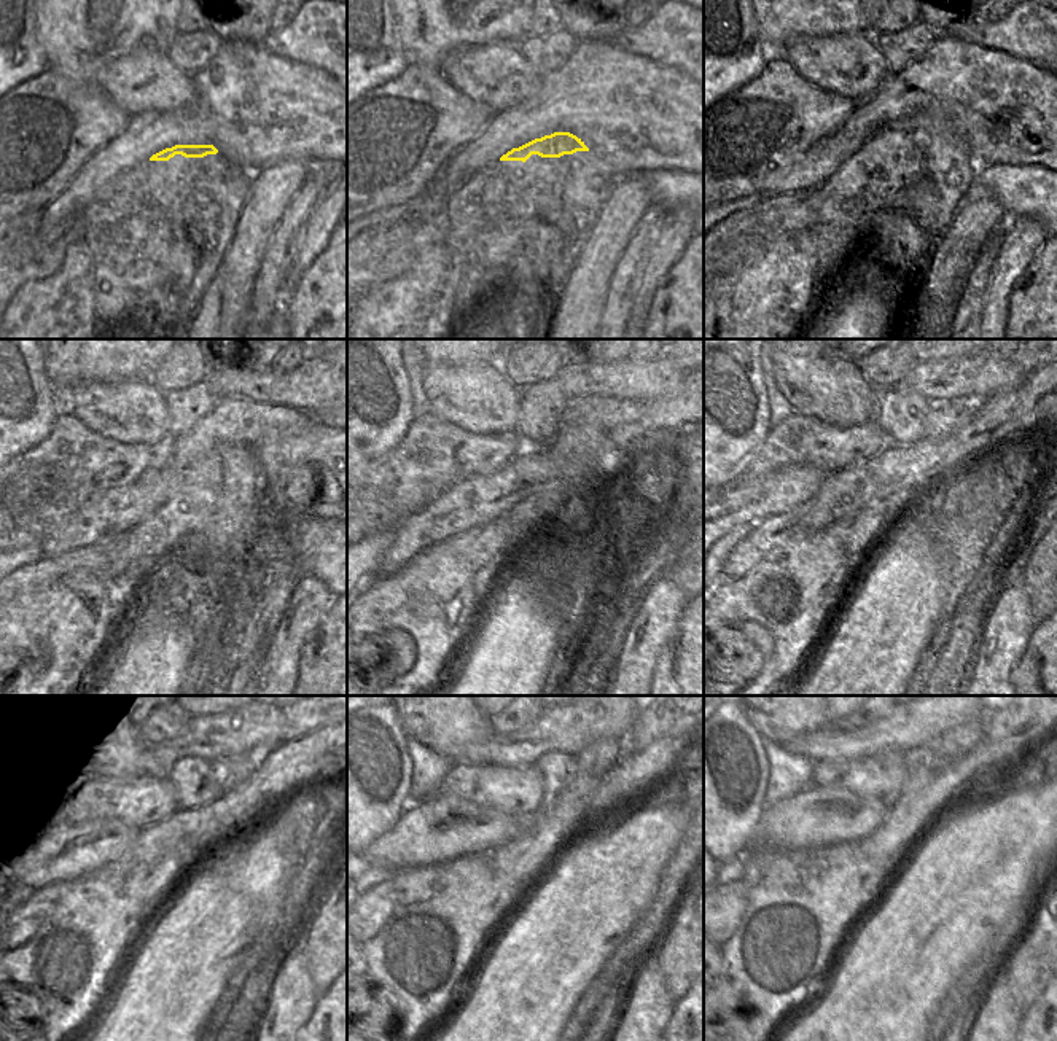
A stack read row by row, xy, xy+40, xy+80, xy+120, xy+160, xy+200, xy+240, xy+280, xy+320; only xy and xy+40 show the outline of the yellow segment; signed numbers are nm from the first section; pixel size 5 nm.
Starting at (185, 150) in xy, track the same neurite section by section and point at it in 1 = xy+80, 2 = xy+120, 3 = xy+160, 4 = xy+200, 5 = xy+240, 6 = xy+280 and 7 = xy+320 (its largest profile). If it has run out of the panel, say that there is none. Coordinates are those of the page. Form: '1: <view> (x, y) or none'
1: xy+80 (925, 131)
2: xy+120 (228, 473)
3: xy+160 (561, 476)
4: xy+200 (955, 430)
5: xy+240 (249, 782)
6: xy+280 (624, 774)
7: xy+320 (736, 893)

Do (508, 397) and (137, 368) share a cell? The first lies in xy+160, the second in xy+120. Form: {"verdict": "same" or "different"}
{"verdict": "different"}

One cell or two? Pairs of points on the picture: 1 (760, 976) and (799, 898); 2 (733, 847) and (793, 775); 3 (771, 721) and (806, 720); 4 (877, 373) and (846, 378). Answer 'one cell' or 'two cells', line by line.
1: one cell
2: two cells
3: one cell
4: two cells

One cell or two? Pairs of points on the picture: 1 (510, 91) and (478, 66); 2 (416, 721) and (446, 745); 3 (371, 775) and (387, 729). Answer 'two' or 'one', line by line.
1: one
2: one
3: one

